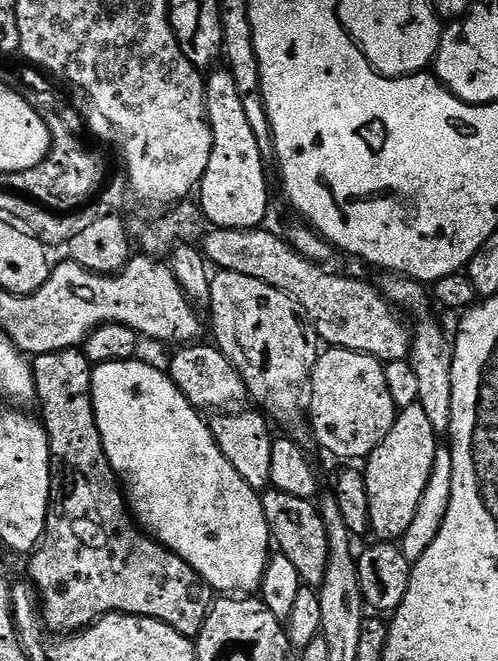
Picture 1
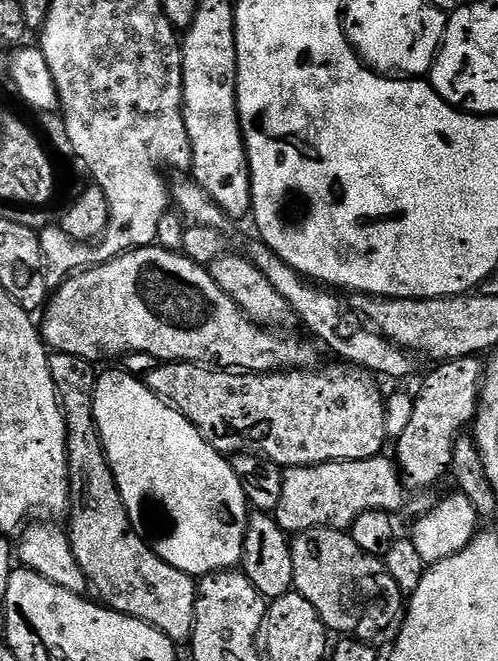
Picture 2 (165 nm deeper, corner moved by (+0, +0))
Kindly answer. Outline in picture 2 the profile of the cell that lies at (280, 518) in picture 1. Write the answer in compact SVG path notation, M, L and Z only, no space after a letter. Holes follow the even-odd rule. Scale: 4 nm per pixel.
M315 528L295 533L290 543L294 558L293 589L310 602L329 633L340 638L377 642L387 634L392 623L397 623L402 612L398 582L390 578L383 559L366 554L347 531Z

